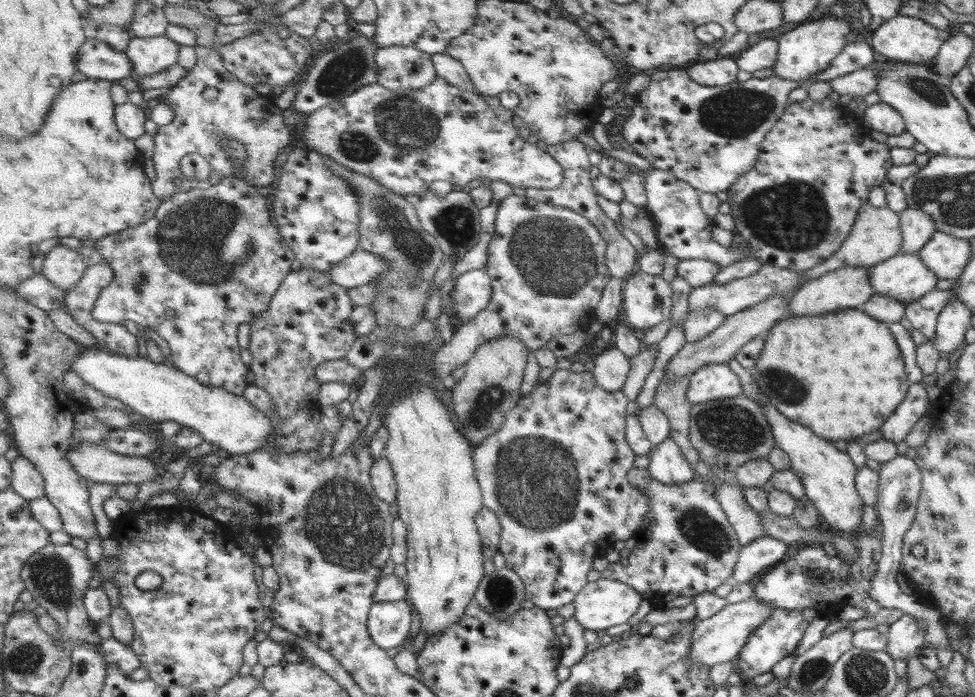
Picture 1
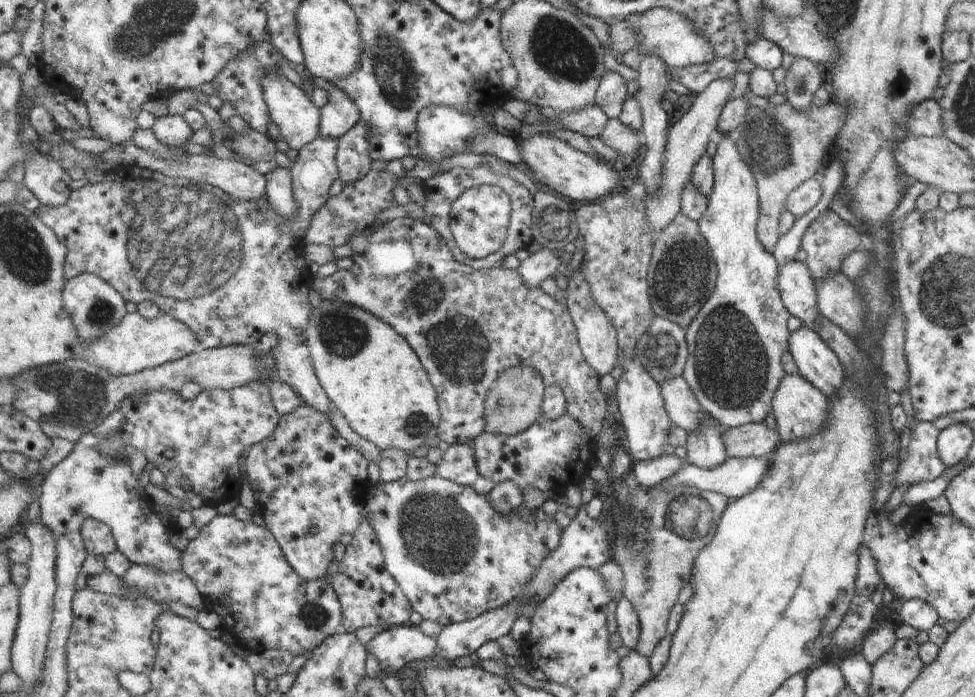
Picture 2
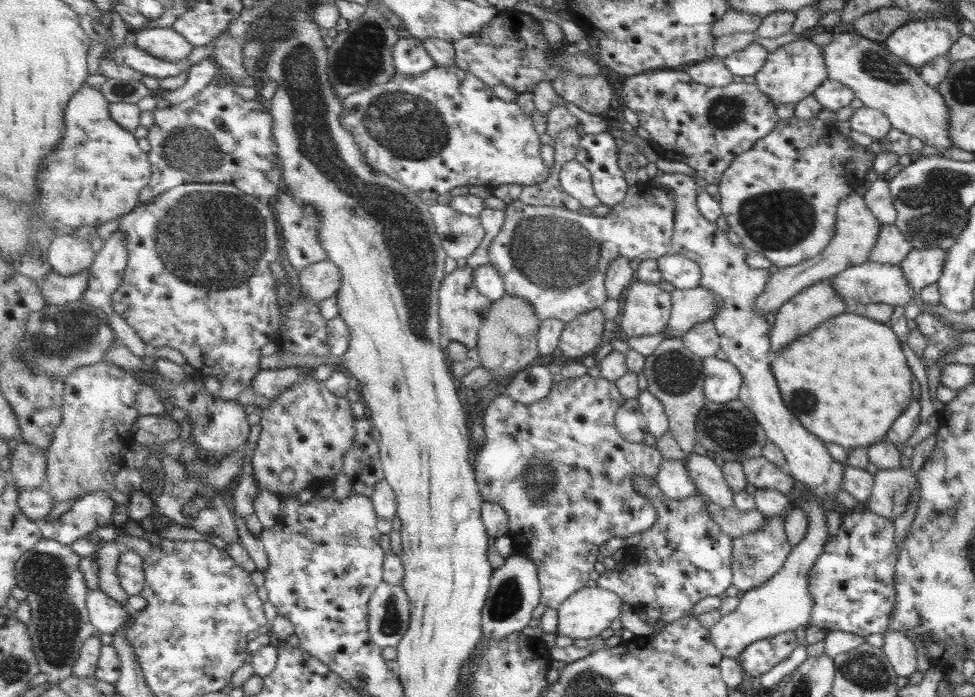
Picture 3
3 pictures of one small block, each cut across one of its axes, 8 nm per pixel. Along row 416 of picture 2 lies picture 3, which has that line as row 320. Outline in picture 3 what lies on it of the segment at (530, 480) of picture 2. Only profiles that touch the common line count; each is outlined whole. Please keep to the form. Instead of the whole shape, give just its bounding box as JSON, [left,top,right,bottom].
[489,182,675,323]

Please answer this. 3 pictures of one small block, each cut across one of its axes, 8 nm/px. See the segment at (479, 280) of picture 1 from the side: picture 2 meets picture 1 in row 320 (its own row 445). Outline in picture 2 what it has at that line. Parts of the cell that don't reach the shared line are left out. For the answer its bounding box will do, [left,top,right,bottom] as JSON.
[438,443,481,486]

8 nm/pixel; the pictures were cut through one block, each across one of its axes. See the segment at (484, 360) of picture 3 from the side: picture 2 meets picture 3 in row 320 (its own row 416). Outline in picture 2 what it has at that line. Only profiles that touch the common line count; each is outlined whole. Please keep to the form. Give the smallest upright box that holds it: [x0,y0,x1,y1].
[486,367,547,437]

